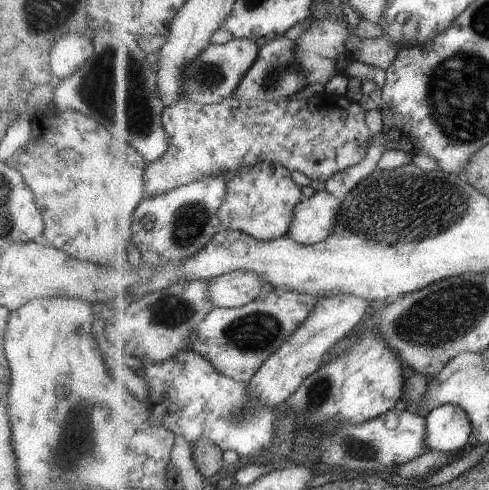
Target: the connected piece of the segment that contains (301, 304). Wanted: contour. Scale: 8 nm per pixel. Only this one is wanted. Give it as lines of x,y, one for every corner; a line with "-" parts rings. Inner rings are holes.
277,289
243,307
216,307
194,331
193,351
207,359
221,375
248,384
289,337
307,323
319,300
305,293

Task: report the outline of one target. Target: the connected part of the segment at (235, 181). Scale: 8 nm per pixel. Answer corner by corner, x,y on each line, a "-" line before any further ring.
265,161
245,171
237,172
228,182
228,193
218,216
223,228
245,232
259,241
275,241
290,234
296,206
302,201
303,190
288,168

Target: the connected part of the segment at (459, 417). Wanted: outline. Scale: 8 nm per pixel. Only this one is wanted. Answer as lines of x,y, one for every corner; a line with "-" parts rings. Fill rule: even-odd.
445,404
429,413
426,420
428,450
451,456
463,452
473,433
472,421
464,409

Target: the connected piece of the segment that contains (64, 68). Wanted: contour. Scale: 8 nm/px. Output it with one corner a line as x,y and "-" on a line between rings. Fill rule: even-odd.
88,34
58,36
48,48
52,76
64,79
73,74
93,52

